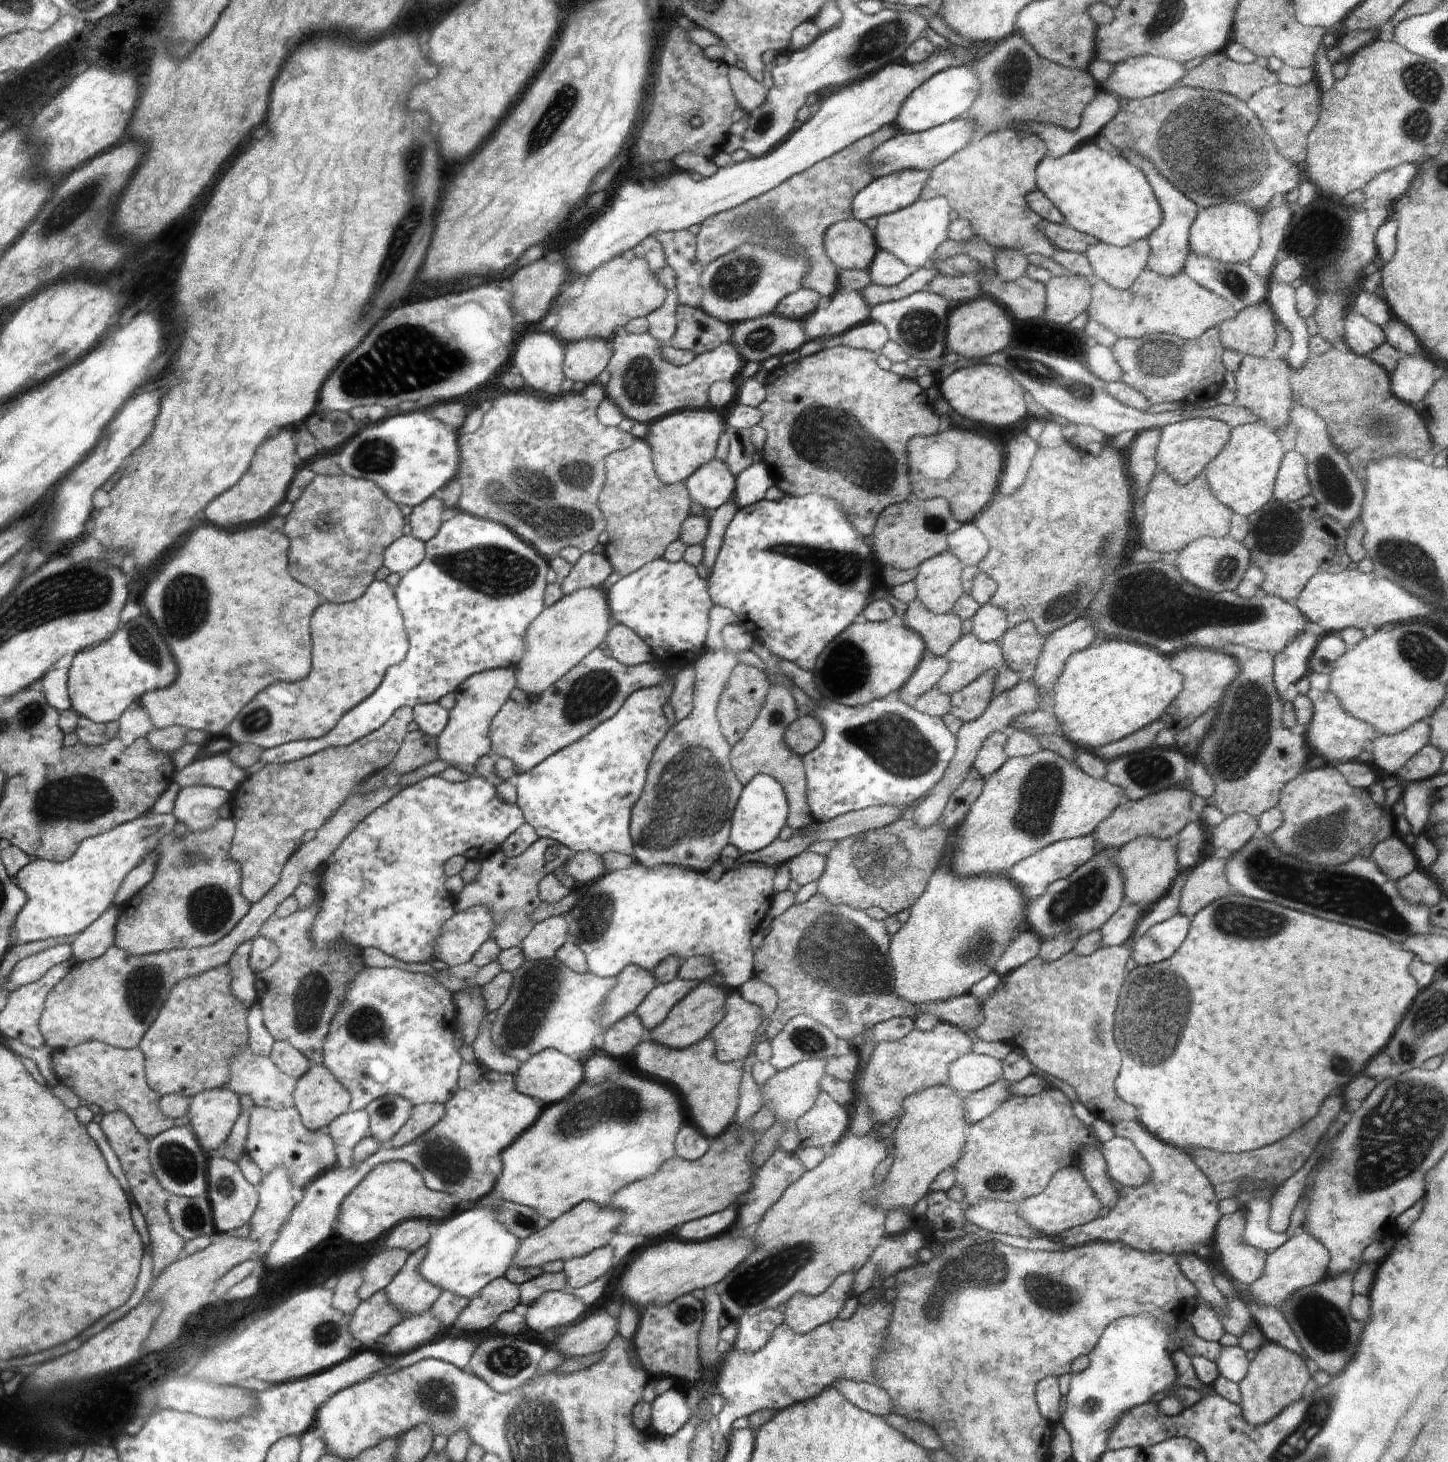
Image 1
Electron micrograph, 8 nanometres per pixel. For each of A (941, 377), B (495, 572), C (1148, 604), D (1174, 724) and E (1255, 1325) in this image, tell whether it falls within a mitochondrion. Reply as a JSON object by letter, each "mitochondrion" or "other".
{"A":"other","B":"mitochondrion","C":"mitochondrion","D":"other","E":"other"}

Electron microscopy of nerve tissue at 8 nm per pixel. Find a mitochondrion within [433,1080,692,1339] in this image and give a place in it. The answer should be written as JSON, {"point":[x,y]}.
{"point":[613,1106]}

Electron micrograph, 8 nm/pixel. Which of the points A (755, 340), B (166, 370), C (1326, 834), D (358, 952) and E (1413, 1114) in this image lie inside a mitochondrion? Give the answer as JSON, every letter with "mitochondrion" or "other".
{"A":"mitochondrion","B":"other","C":"mitochondrion","D":"other","E":"mitochondrion"}

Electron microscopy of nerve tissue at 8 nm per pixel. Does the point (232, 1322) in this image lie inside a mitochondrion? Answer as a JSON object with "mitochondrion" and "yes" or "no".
{"mitochondrion":"no"}

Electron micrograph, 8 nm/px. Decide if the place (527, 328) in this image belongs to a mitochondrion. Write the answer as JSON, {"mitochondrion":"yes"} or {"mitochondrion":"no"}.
{"mitochondrion":"no"}

